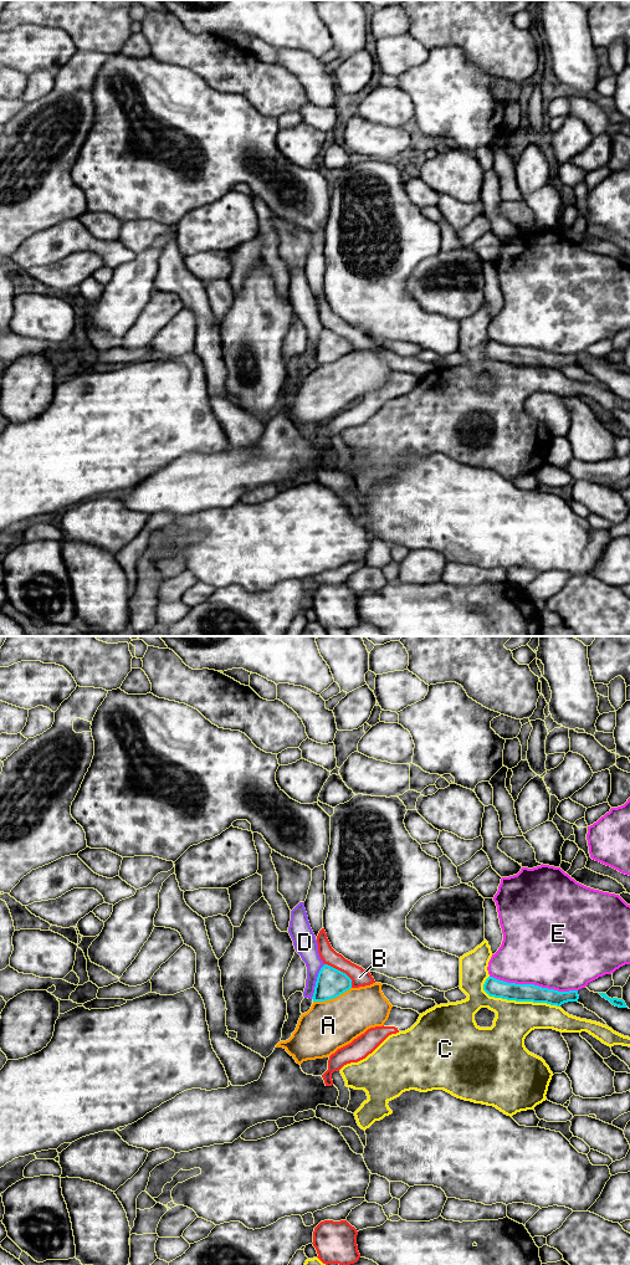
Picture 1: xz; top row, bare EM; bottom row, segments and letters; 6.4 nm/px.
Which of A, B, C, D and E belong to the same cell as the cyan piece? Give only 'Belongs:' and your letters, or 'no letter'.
Belongs: no letter

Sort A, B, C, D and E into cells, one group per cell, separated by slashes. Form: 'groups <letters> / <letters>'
groups A / B / C / D / E

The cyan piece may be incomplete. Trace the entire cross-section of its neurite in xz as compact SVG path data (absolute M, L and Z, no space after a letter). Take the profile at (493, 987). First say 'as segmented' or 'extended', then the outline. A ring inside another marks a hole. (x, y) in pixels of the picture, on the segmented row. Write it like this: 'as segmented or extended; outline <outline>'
as segmented; outline M488 977L483 984L483 990L495 998L516 1002L547 1003L560 1007L568 1002L578 1002L578 990L558 992L542 988L534 984L507 983L493 977Z

